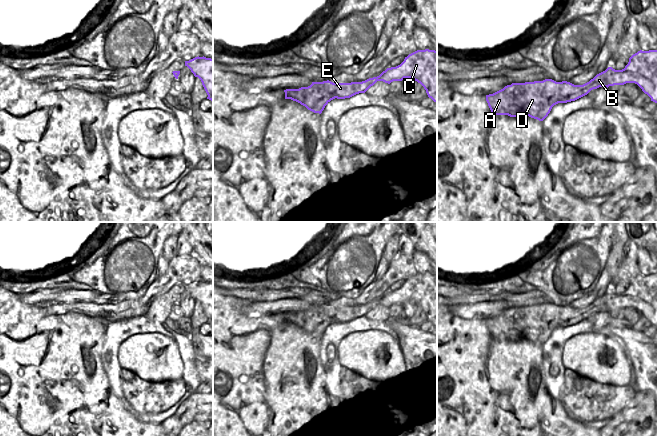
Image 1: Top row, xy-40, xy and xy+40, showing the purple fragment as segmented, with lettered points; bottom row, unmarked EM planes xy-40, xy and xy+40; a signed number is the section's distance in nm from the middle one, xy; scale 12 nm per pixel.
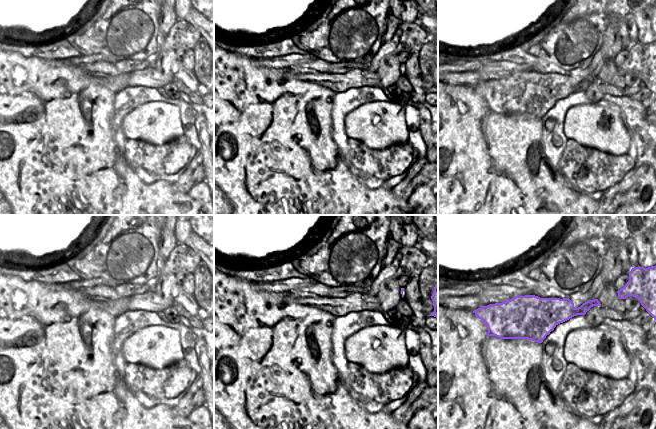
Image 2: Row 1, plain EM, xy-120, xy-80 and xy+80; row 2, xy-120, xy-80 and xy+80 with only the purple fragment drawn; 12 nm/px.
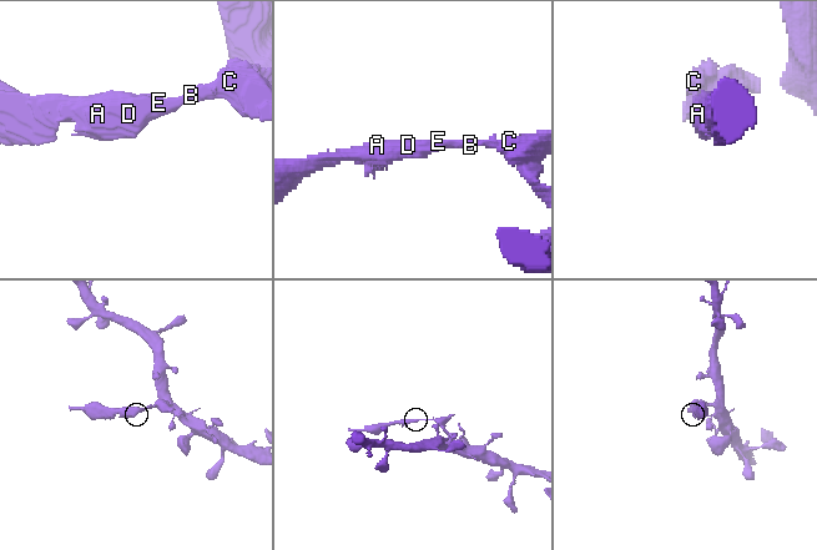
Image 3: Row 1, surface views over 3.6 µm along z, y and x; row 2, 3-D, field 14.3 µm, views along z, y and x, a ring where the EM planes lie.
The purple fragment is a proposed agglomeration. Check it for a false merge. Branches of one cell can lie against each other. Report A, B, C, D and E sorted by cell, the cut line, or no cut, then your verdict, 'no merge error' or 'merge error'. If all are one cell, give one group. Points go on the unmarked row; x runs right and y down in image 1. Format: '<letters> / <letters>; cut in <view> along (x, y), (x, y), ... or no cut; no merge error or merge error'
A B D E / C; cut in xy+40 along (605, 294), (607, 306), (610, 309); merge error

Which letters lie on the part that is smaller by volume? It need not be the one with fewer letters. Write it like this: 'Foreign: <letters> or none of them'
Foreign: A, B, D, E

